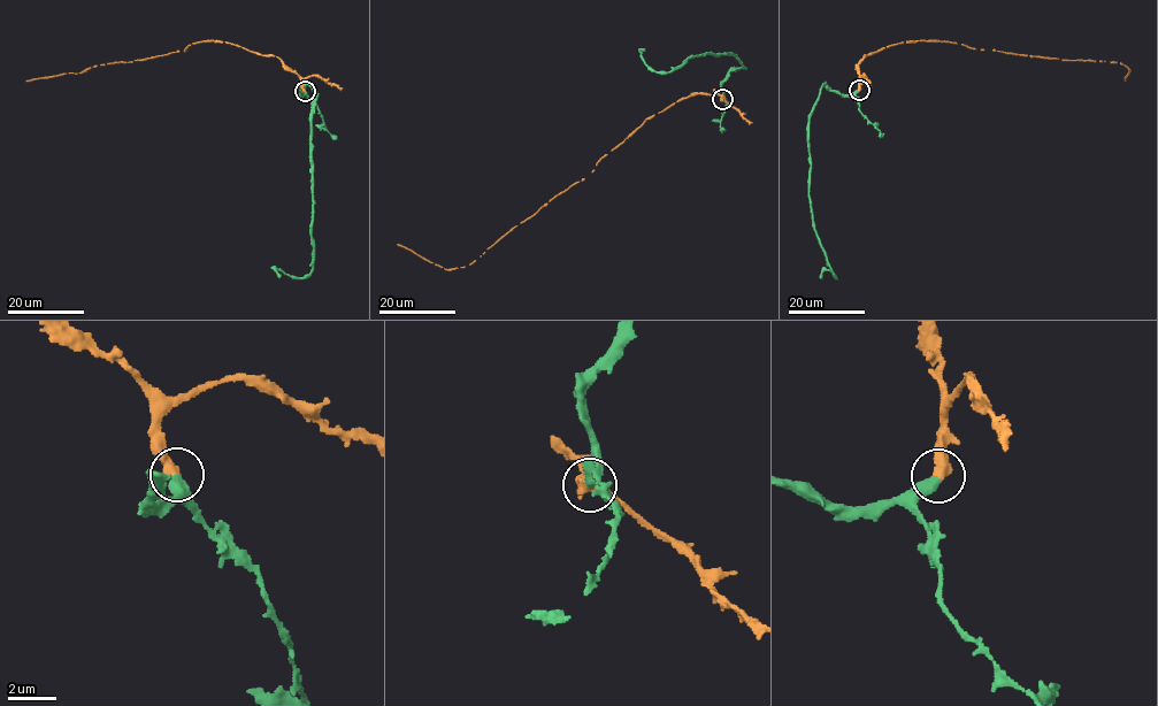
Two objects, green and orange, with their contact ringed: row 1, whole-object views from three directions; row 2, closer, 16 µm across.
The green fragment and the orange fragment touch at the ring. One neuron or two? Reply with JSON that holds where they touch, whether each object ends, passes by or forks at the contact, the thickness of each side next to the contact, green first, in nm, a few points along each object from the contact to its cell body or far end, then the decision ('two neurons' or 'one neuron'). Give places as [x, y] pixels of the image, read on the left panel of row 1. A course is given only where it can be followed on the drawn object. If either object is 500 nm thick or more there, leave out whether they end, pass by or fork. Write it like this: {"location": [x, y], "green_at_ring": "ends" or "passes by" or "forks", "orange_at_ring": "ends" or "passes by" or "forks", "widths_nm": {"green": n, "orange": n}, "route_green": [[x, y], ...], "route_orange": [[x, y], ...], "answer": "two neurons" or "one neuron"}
{"location": [305, 91], "green_at_ring": "ends", "orange_at_ring": "ends", "widths_nm": {"green": 480, "orange": 480}, "route_green": [[304, 90], [308, 84], [315, 94], [312, 270], [294, 278], [277, 269], [278, 277]], "route_orange": [[304, 90], [301, 78], [275, 55], [206, 40], [188, 45], [185, 51], [27, 81]], "answer": "one neuron"}

